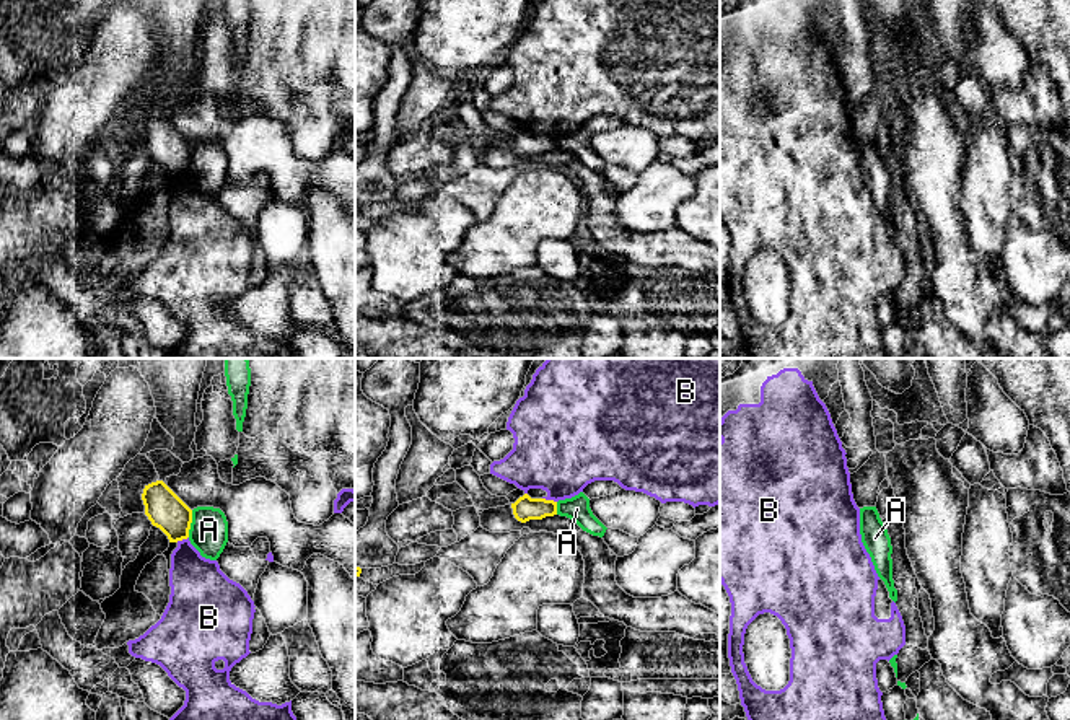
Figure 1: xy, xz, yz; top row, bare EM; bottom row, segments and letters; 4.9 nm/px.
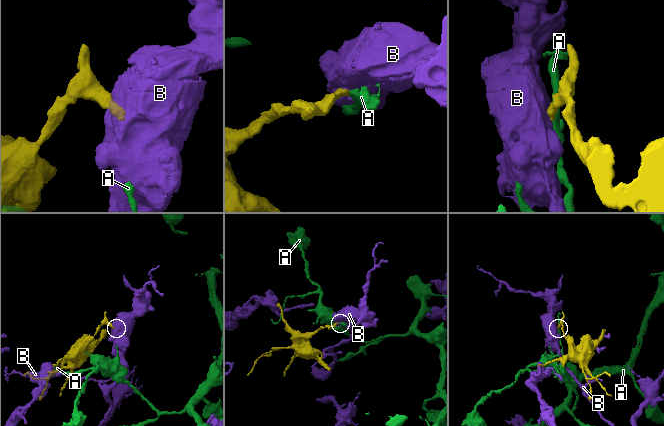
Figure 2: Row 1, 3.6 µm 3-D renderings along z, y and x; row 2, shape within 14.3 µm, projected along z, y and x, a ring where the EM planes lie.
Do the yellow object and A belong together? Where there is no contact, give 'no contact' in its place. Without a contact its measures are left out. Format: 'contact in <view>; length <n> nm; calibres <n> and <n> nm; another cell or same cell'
contact in xy; length 140 nm; calibres 180 and 190 nm; another cell

